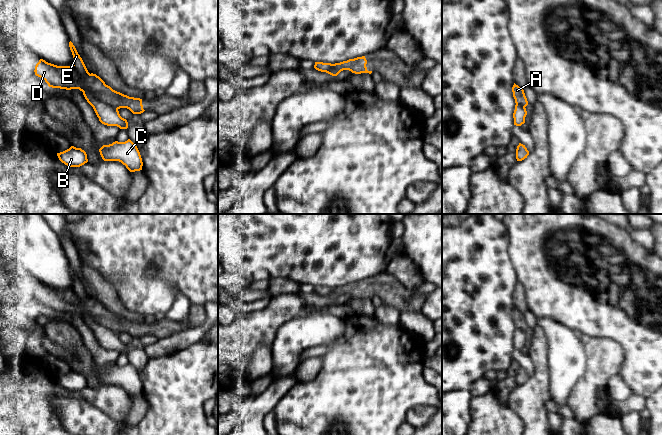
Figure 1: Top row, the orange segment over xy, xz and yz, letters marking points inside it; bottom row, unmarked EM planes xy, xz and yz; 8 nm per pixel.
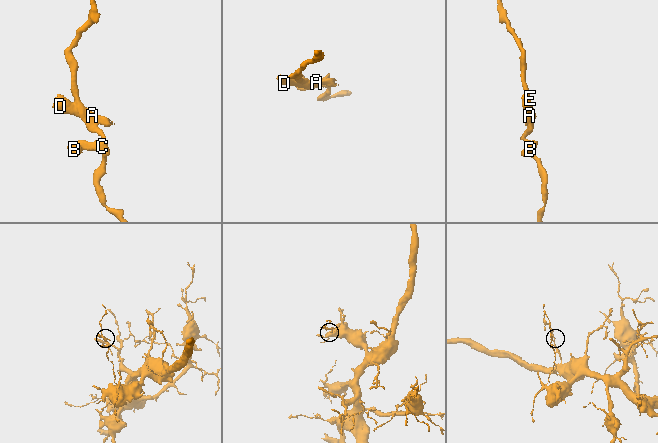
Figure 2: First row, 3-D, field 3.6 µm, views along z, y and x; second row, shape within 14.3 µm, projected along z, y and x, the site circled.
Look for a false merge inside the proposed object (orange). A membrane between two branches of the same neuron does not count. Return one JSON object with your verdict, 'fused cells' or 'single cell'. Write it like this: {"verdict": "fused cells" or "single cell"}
{"verdict": "fused cells"}

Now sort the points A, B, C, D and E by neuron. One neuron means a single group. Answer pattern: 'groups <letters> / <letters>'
groups A D / B C E

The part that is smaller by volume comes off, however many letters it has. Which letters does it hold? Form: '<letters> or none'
A, D

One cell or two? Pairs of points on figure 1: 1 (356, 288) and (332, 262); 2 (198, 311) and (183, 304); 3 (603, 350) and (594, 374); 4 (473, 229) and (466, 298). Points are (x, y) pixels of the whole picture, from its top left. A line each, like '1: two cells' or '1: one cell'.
1: two cells
2: two cells
3: one cell
4: one cell

